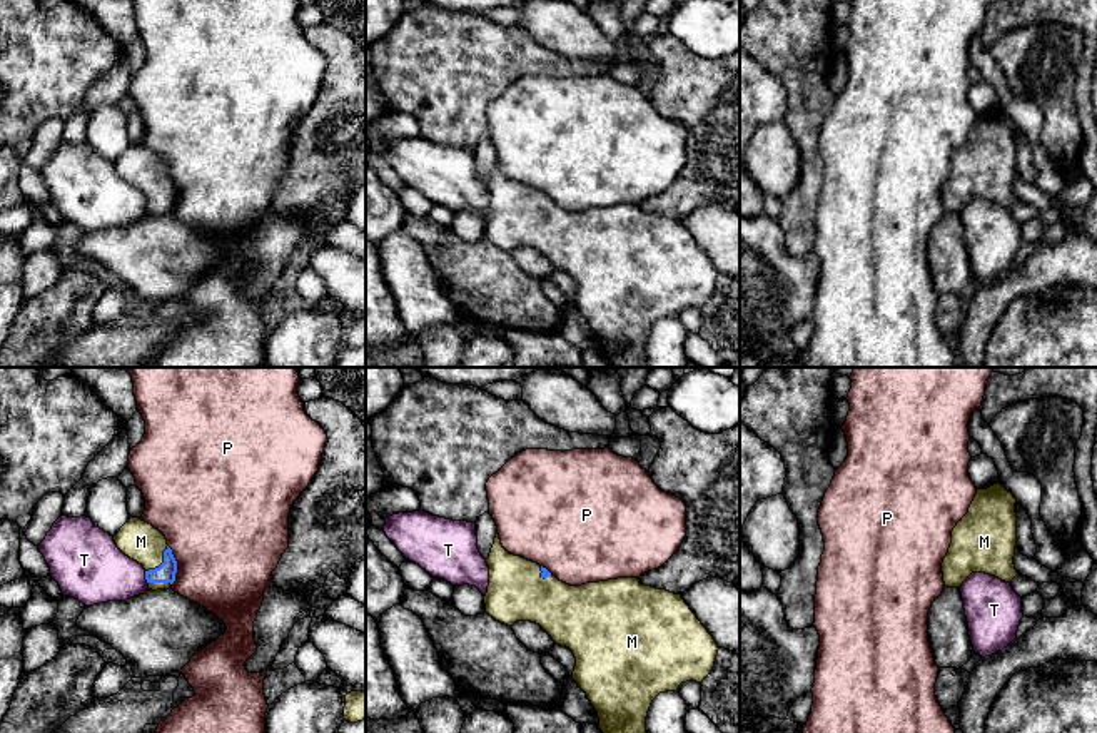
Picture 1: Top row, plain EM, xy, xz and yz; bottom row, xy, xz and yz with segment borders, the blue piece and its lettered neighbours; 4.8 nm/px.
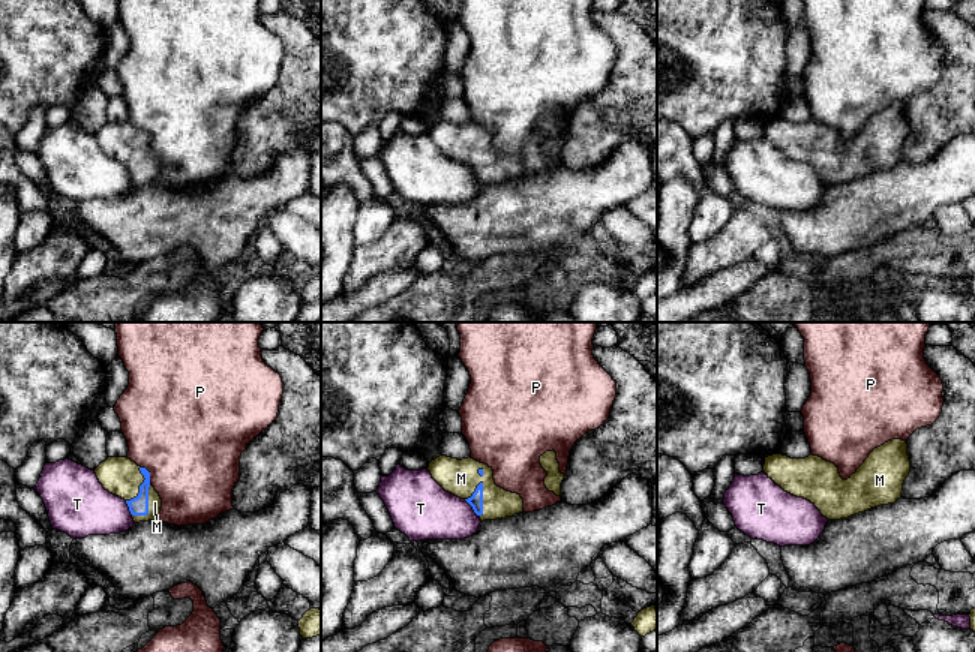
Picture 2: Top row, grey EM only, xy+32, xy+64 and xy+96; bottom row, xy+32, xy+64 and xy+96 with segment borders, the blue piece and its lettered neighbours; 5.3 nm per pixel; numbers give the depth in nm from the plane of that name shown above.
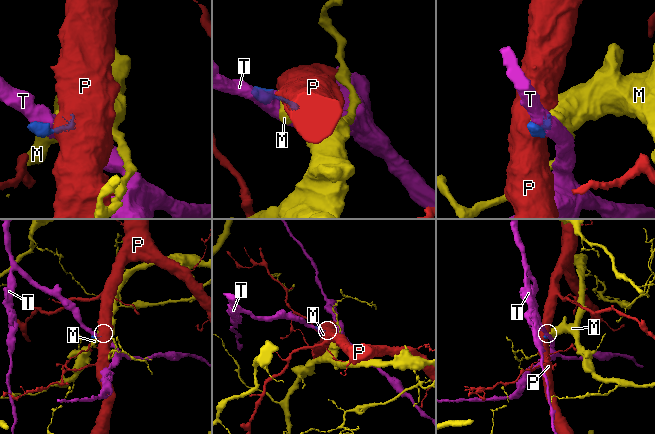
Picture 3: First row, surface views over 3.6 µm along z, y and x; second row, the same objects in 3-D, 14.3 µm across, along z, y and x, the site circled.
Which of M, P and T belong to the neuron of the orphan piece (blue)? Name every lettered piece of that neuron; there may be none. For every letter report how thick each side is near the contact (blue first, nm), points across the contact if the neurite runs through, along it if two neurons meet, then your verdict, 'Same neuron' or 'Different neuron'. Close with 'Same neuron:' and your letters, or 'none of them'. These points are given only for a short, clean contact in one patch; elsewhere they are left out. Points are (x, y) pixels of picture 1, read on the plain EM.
M: Thickness 100 nm (blue) against 190 nm. Path across: xy (166, 199), (164, 187), (141, 167). Same neuron
P: Thickness 100 nm (blue) against 480 nm. Boundary: xy (167, 172), (176, 187), (176, 206), (172, 209). Different neuron
T: Thickness 100 nm (blue) against 300 nm. Different neuron
Same neuron: M

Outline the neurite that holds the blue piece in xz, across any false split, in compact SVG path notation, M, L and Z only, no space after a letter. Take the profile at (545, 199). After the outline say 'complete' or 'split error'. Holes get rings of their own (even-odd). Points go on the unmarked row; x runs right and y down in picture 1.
M499 160L494 164L486 189L489 192L486 239L508 252L516 247L536 249L556 270L573 277L576 292L571 302L598 337L599 356L606 367L648 367L646 342L653 326L660 319L678 317L681 309L701 309L715 292L720 274L681 220L645 212L638 204L569 212L538 189L509 180L503 174Z; split error

